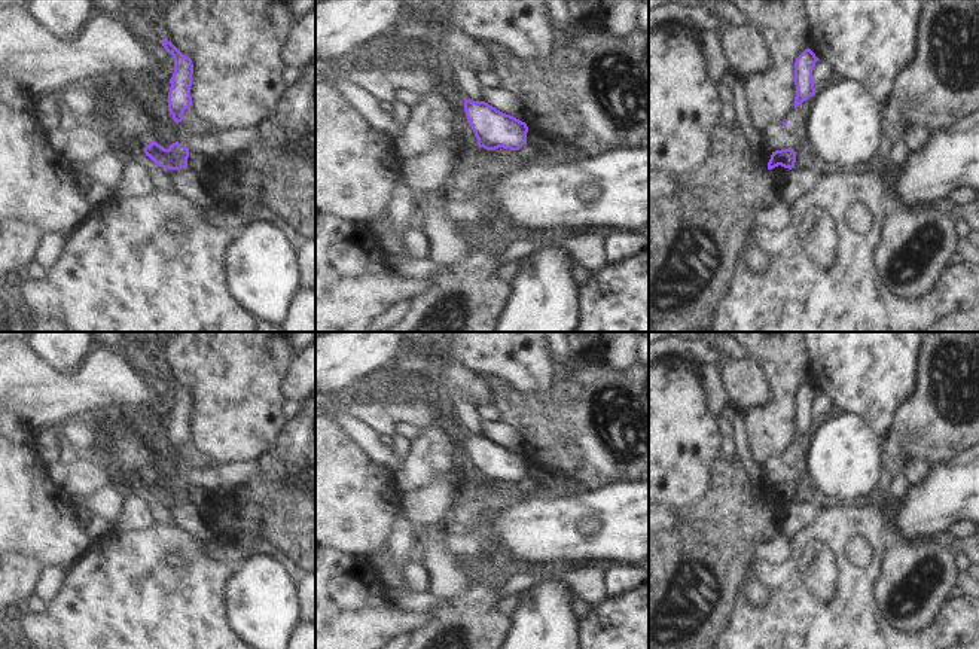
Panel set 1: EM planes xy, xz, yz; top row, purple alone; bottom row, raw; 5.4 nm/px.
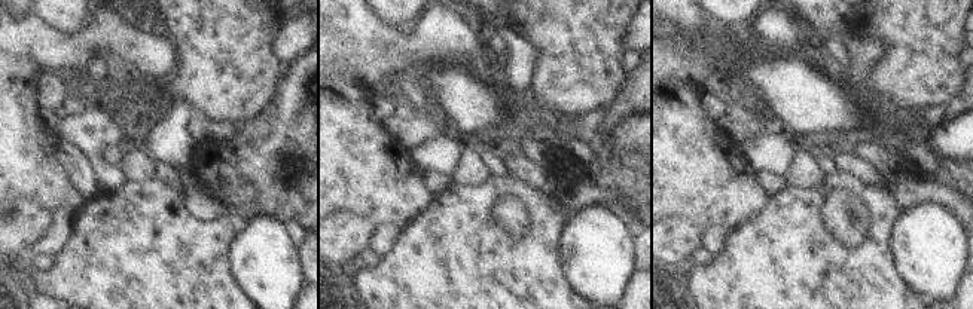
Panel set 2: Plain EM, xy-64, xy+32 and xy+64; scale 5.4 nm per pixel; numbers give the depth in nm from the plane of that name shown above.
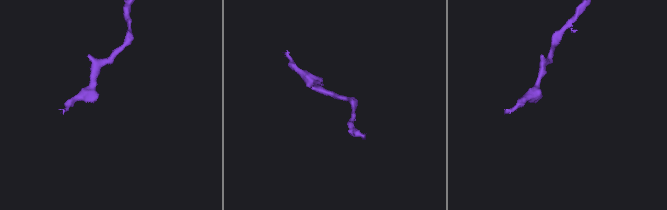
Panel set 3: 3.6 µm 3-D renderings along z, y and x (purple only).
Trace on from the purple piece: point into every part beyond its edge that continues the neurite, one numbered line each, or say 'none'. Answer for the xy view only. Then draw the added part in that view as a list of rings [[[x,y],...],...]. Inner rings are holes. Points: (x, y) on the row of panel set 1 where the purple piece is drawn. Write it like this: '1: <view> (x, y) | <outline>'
none

